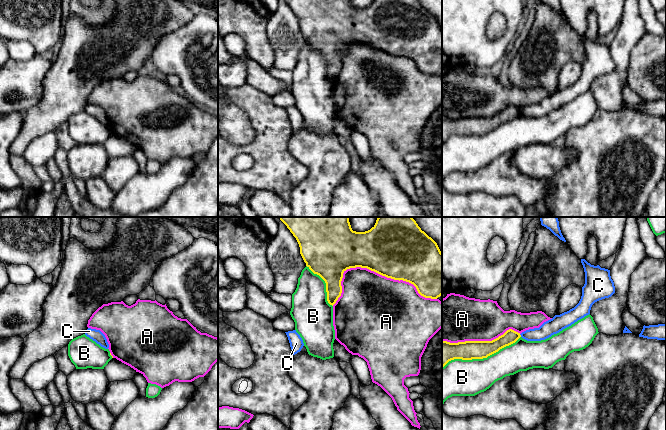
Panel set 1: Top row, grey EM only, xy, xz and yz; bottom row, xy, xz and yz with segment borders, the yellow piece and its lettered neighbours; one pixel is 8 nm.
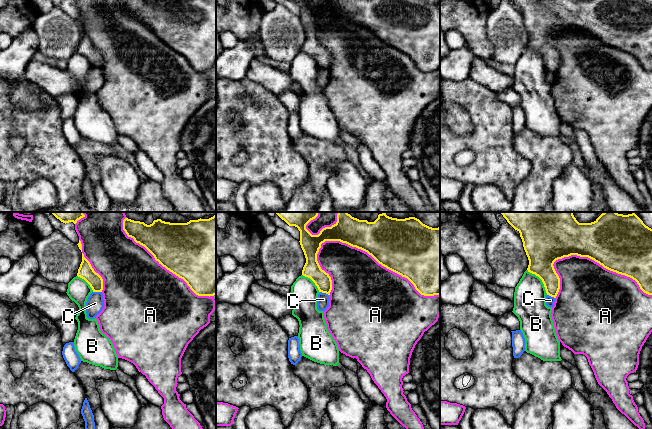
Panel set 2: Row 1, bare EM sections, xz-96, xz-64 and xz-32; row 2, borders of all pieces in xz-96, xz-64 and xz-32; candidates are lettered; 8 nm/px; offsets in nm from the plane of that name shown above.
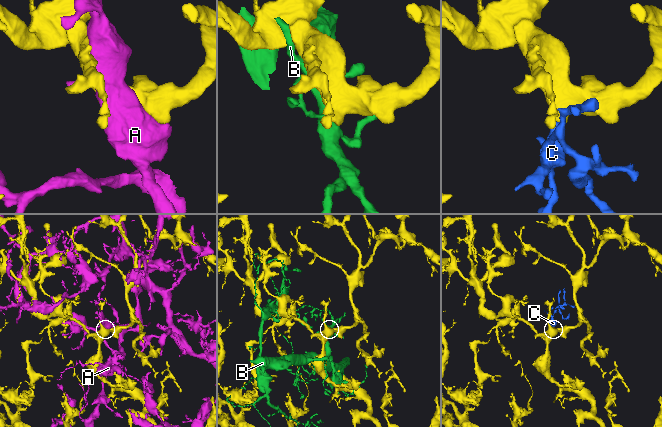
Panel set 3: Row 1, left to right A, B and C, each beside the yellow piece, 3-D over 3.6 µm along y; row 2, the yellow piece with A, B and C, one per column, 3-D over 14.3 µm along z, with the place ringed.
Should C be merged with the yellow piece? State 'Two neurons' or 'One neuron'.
Two neurons

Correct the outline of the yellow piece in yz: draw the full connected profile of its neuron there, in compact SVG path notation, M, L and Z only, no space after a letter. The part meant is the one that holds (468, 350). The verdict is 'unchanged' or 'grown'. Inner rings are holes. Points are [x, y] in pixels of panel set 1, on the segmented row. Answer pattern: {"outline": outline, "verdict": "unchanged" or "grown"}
{"outline": "M509 329L492 341L465 341L458 343L442 341L442 367L454 359L487 358L500 349L515 343L520 337L520 333Z", "verdict": "unchanged"}

